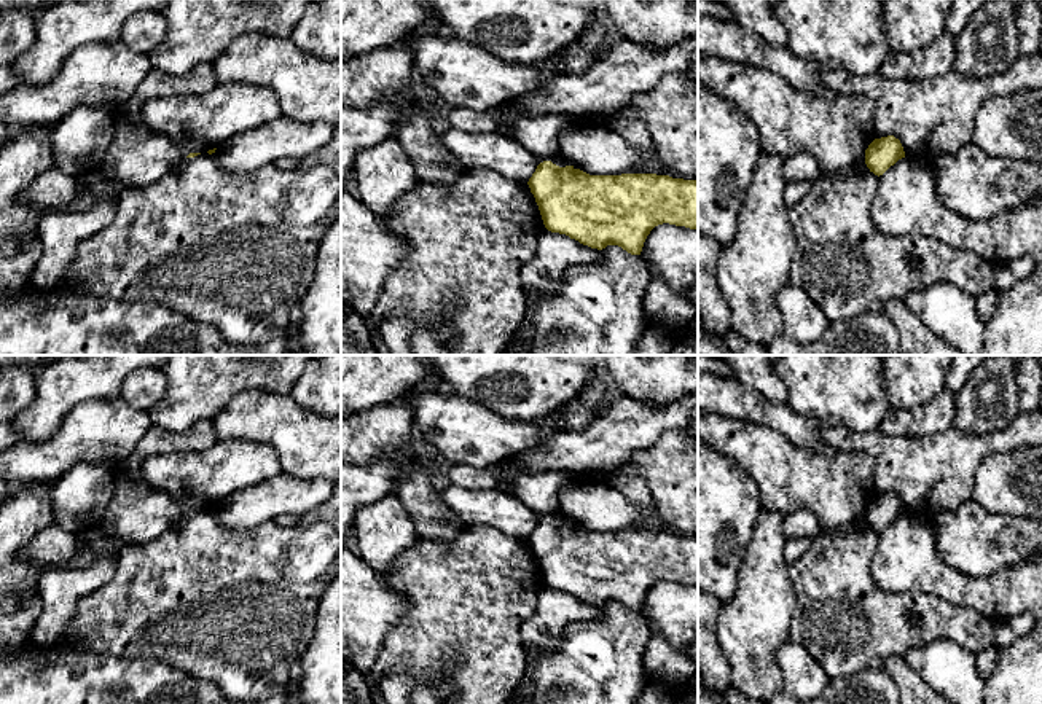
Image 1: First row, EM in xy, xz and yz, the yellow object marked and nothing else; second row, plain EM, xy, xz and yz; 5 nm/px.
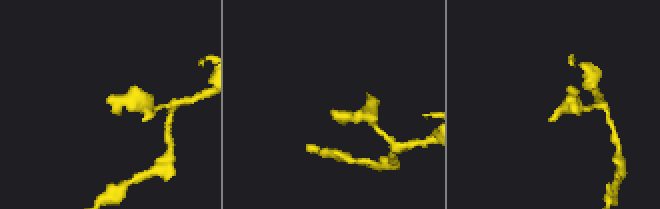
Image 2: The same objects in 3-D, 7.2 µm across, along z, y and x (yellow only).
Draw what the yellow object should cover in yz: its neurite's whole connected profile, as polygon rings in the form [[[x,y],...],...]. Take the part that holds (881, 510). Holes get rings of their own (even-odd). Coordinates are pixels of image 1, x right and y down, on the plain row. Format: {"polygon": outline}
{"polygon": [[[894,492],[875,495],[865,506],[865,521],[878,534],[902,514],[905,514],[903,503]]]}

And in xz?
{"polygon": [[[543,518],[527,538],[543,581],[591,605],[618,602],[640,612],[650,588],[663,580],[698,588],[698,538],[656,530],[590,532],[574,522]]]}

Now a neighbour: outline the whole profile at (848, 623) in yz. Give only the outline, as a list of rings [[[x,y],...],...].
[[[857,516],[816,538],[803,556],[790,561],[792,585],[798,596],[790,640],[803,645],[832,679],[883,667],[887,658],[905,656],[935,640],[951,640],[972,655],[994,645],[993,621],[969,607],[935,594],[886,593],[870,570],[876,546],[878,532]]]

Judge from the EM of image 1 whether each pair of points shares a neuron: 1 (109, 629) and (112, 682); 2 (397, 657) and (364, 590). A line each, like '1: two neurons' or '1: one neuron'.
1: two neurons
2: two neurons

